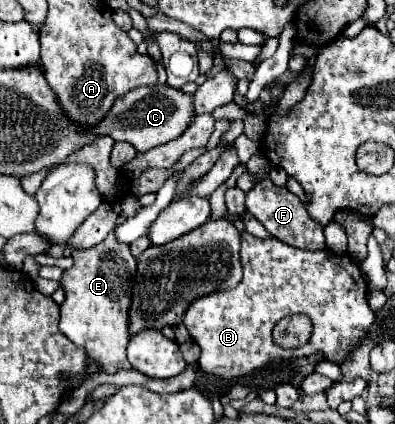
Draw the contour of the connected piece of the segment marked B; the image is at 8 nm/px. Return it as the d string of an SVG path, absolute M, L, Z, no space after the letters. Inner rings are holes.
M242 232L240 238L240 262L244 268L244 276L240 284L232 290L220 290L206 296L196 298L188 310L184 312L184 326L190 332L192 340L200 346L202 354L198 360L200 370L222 376L222 378L240 378L258 370L274 360L288 360L288 358L302 358L310 354L322 354L328 362L342 366L352 352L360 348L368 328L376 320L374 310L368 306L368 284L362 276L360 264L350 254L336 254L334 250L300 250L292 248L290 244L282 244L278 238L256 238L250 232ZM290 314L308 314L312 318L312 336L310 342L296 350L284 350L270 340L270 328L274 326L276 318L284 318Z

